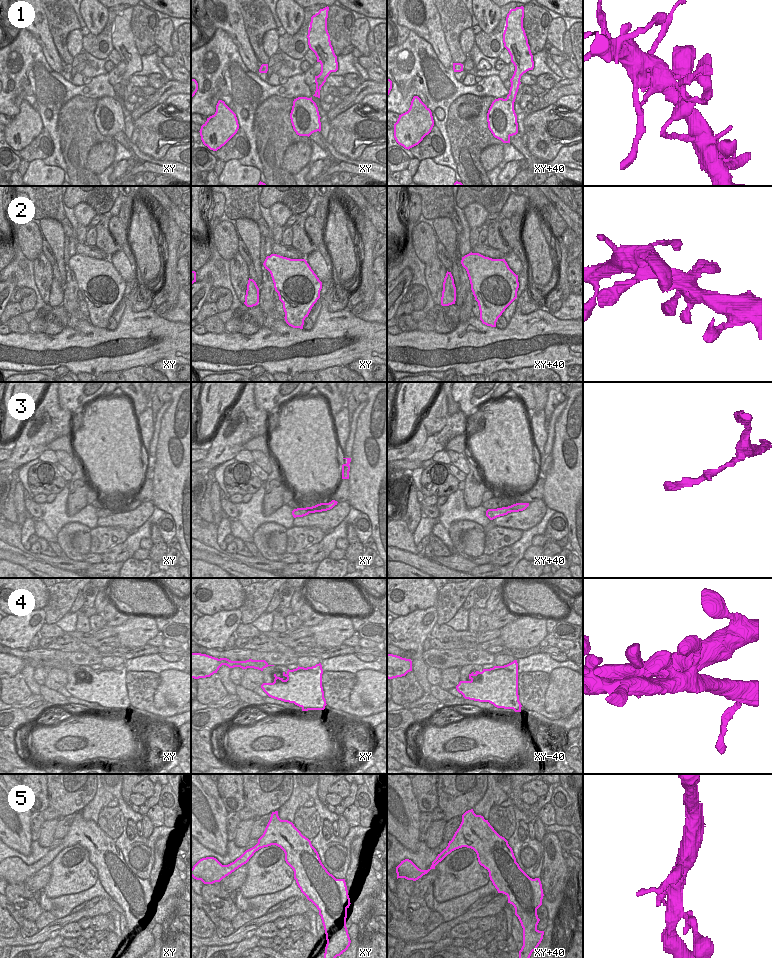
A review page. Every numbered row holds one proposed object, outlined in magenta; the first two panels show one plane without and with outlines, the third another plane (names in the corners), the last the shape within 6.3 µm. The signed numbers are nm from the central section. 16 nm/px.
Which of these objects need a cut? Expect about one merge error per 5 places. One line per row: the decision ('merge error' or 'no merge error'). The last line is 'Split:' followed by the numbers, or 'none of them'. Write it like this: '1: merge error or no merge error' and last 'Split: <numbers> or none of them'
1: no merge error
2: no merge error
3: no merge error
4: no merge error
5: no merge error
Split: none of them

